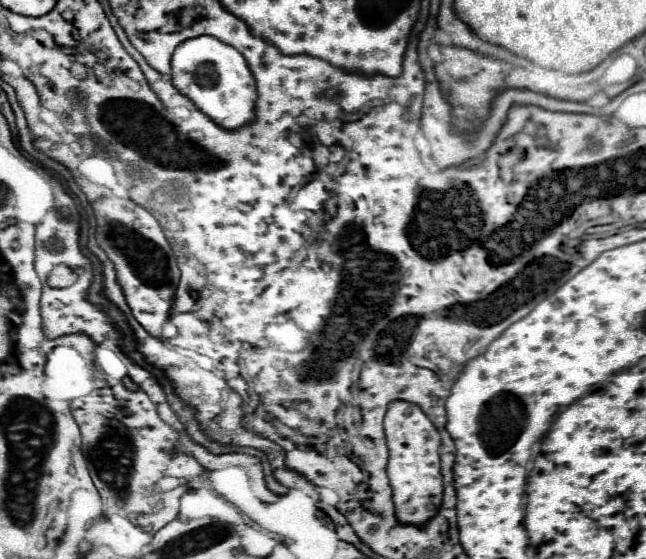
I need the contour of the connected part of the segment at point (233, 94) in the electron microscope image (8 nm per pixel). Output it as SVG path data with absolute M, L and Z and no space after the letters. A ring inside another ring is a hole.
M199 36L185 40L173 52L171 60L173 86L187 96L203 114L207 114L223 130L239 130L255 122L257 88L245 58L229 44L213 36Z

